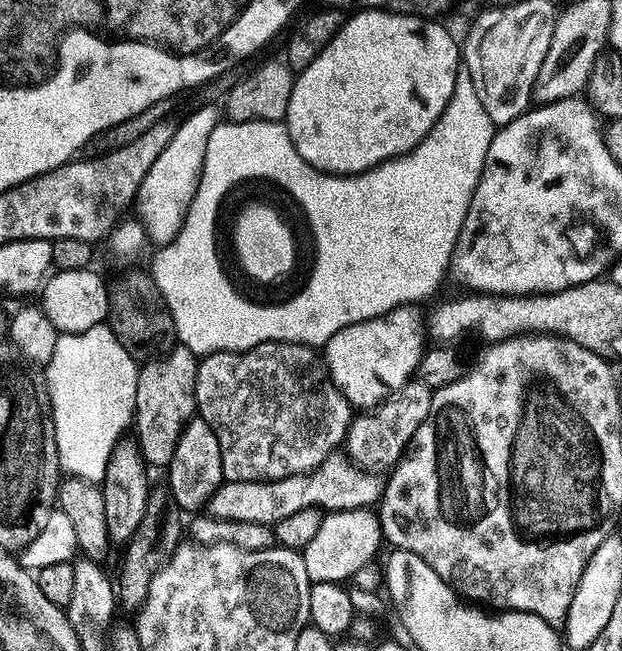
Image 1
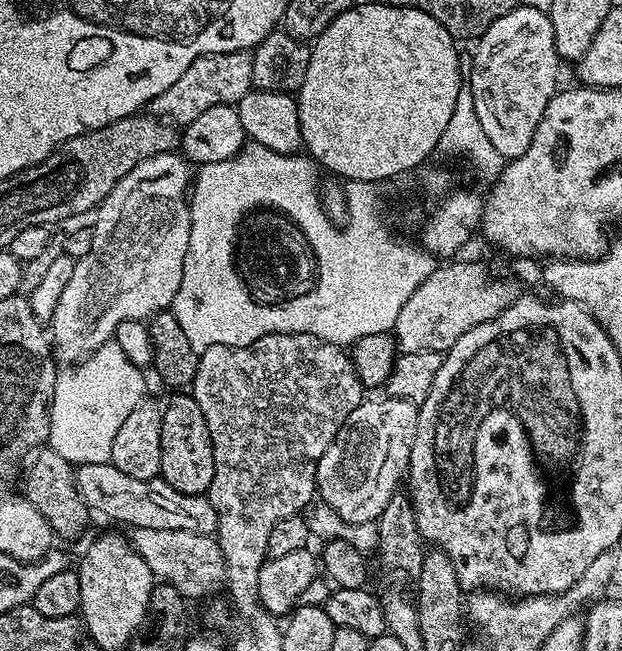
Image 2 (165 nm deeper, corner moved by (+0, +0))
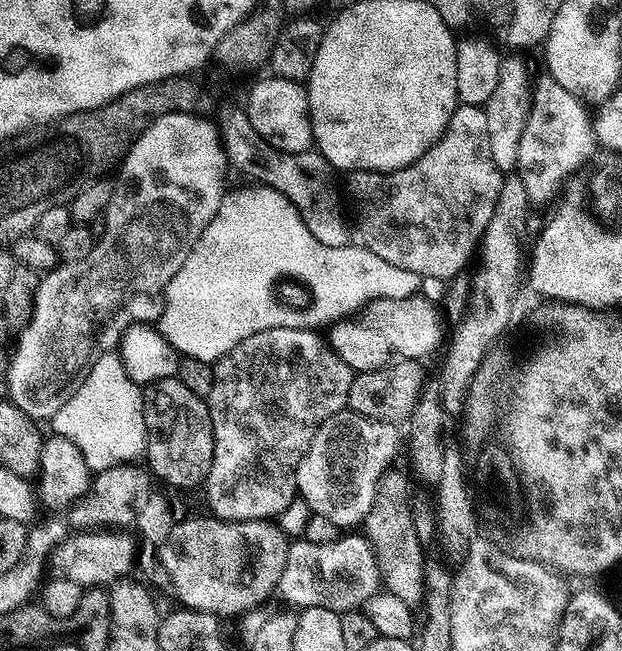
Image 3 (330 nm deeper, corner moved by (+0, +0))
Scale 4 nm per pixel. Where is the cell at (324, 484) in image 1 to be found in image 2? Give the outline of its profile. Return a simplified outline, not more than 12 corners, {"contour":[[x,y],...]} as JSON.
{"contour":[[82,464],[76,485],[93,513],[133,529],[211,536],[207,495]]}

